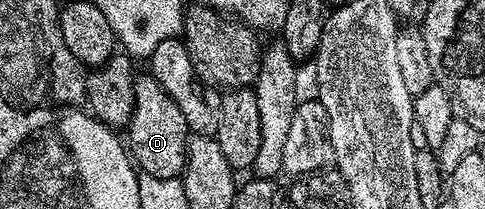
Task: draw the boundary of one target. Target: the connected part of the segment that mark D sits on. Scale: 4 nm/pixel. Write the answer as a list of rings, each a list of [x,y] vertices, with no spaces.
[[[142,75],[135,85],[135,106],[127,125],[127,151],[136,167],[141,172],[155,178],[172,180],[185,171],[185,152],[189,149],[190,130],[187,118],[175,106],[175,98],[159,86],[152,75]]]

